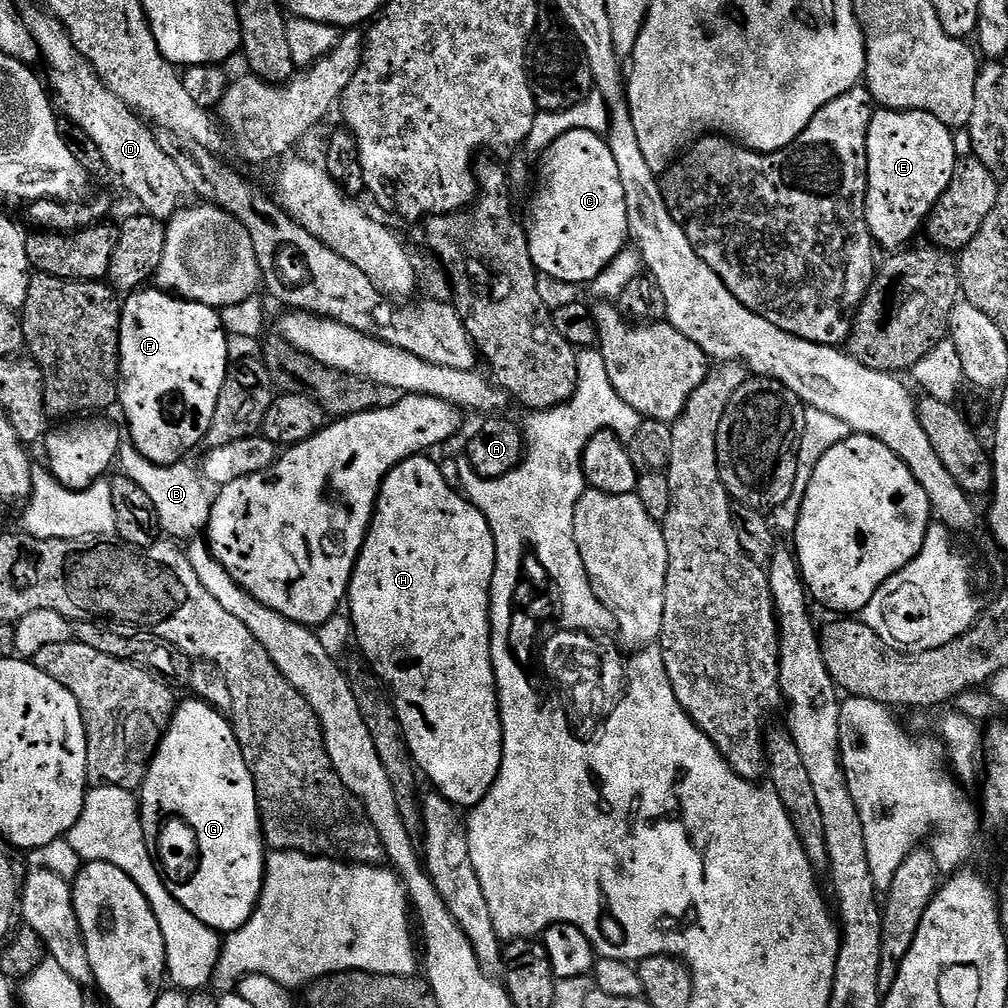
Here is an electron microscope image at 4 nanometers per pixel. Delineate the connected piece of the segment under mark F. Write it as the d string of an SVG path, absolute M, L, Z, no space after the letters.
M155 286L131 293L123 301L120 310L120 394L118 408L124 411L124 416L128 419L128 432L132 435L129 436L131 444L152 463L160 465L181 463L187 457L184 456L187 452L194 451L199 444L203 445L208 439L210 422L214 422L214 406L218 406L218 394L222 394L222 382L226 382L230 363L228 359L229 333L224 332L224 324L220 321L220 316L221 313L217 309L193 300L182 300L170 292L161 292Z

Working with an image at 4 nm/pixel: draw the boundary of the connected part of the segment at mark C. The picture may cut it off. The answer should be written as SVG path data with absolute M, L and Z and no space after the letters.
M570 130L566 134L562 134L562 138L558 138L551 144L547 150L539 157L540 160L540 193L536 196L536 209L532 212L532 225L527 225L528 245L530 246L530 258L534 262L537 273L549 276L552 280L561 280L564 284L584 284L591 285L593 280L598 278L598 274L602 274L602 270L606 267L614 257L625 251L626 245L629 243L630 233L628 231L628 215L626 214L626 194L622 190L622 174L618 174L618 165L614 162L614 154L610 154L610 146L607 139L599 132L591 132L590 130Z

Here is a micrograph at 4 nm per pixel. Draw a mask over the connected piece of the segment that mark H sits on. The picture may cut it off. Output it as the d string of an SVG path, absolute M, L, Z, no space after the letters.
M427 455L411 456L409 460L403 460L398 466L390 470L385 478L380 494L376 497L376 510L372 513L372 522L368 525L368 535L364 538L364 545L360 548L360 556L356 560L356 568L352 572L352 582L348 586L346 608L350 613L352 631L355 643L360 643L363 659L372 665L372 669L380 673L380 679L384 681L396 706L396 713L400 719L400 725L404 731L404 737L408 743L408 749L412 751L416 759L417 769L428 775L428 780L433 784L439 795L445 796L450 803L460 810L475 808L482 798L494 786L494 782L500 773L502 766L502 746L504 735L502 734L502 722L500 721L500 703L496 693L496 675L492 665L492 579L494 578L494 566L496 565L496 543L494 534L486 522L486 518L480 513L467 496L457 489L446 486L446 478L442 478L440 465L434 459L427 460Z

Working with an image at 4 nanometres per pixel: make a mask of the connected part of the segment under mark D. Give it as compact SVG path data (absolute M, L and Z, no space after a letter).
M39 6L24 8L22 15L43 63L48 63L46 80L55 107L94 138L94 143L102 149L102 158L106 158L109 173L113 177L116 175L117 182L144 207L141 209L147 215L165 222L171 220L175 212L185 207L187 200L184 199L190 196L190 189L174 158L158 146L157 133L130 106L126 106L114 90L104 85L92 63L80 53L78 46L74 46L70 34L56 16Z

